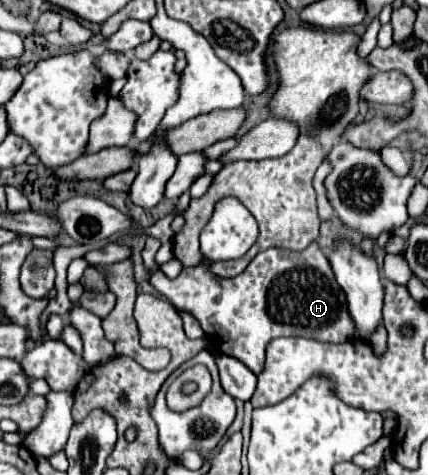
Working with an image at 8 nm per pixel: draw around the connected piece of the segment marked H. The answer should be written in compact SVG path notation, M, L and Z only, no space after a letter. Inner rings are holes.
M317 243L299 253L267 249L233 279L215 277L209 265L203 263L183 269L177 279L153 271L149 283L177 309L197 317L213 349L247 363L255 375L263 371L265 347L275 337L309 337L329 343L353 339L353 321L347 313L345 293L335 283L329 261Z

